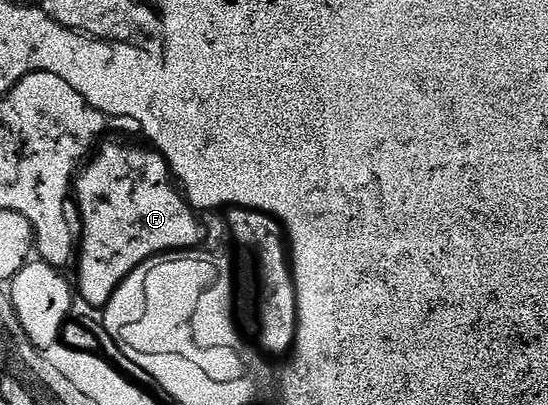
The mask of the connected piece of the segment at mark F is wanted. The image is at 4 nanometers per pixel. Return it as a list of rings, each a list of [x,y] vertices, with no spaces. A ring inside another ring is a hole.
[[[120,142],[101,146],[76,178],[80,215],[76,283],[78,293],[84,293],[93,306],[105,306],[115,288],[126,281],[126,270],[150,254],[150,250],[185,248],[194,238],[200,238],[193,216],[184,213],[186,207],[166,186],[166,166],[162,166],[161,154],[152,148],[141,154],[133,144]]]

